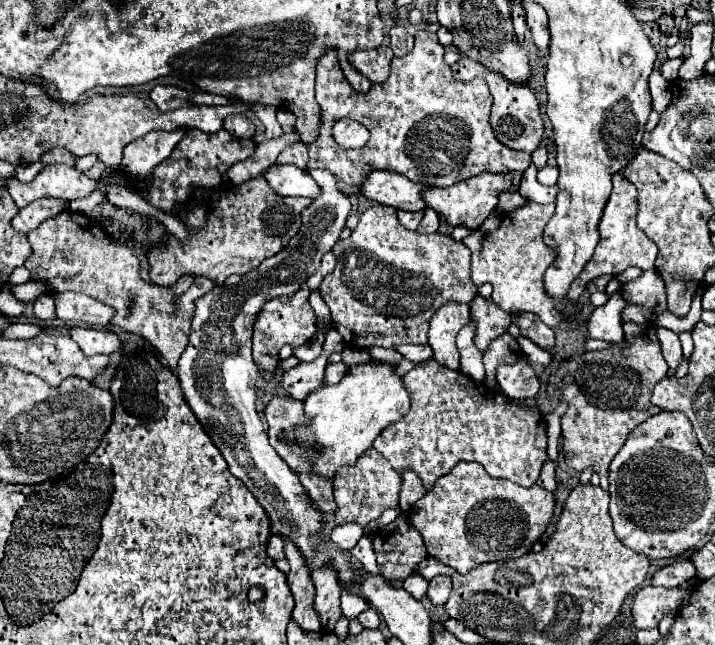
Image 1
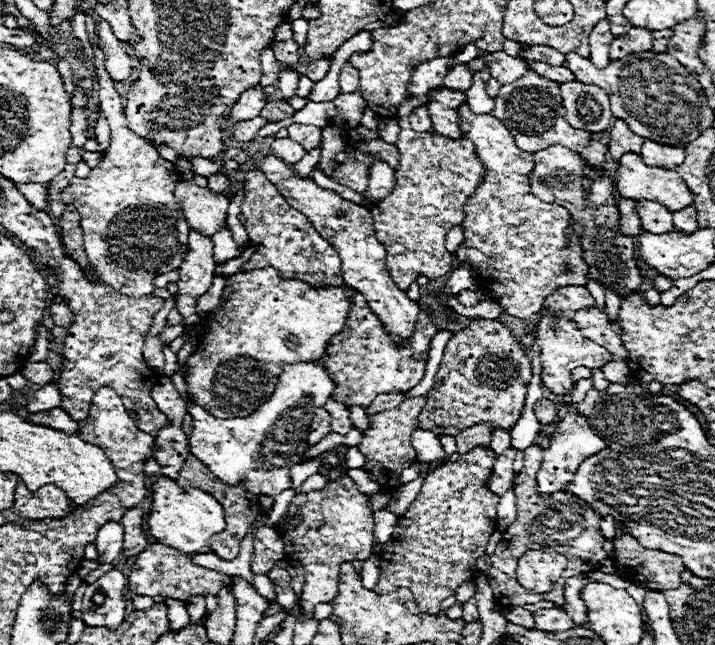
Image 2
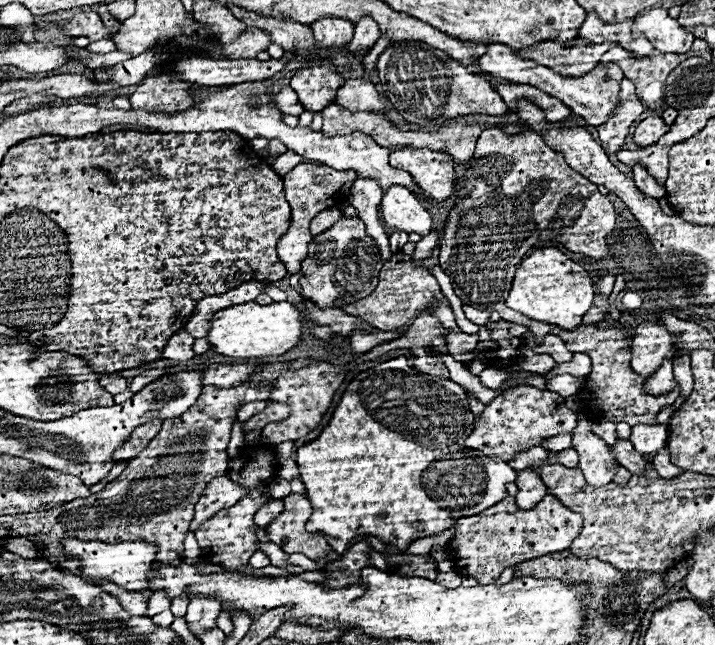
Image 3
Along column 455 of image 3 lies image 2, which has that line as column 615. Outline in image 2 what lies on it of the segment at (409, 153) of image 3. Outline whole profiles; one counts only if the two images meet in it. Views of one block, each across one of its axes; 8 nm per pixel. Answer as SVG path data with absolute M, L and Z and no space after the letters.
M624 154L618 162L618 174L614 180L614 188L616 194L622 198L632 198L632 200L660 200L660 204L664 204L666 208L672 208L672 212L686 208L688 204L694 202L692 192L688 190L688 186L684 184L684 180L680 180L680 176L674 170L666 170L666 168L658 168L658 166L646 166L640 158L640 154Z

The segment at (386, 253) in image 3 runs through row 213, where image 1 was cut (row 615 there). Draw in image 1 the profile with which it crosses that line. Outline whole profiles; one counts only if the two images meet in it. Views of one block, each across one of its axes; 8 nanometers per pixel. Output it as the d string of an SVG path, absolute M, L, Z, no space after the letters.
M374 608L364 610L364 612L358 616L358 620L360 620L360 624L362 624L364 628L378 628L378 624L380 624L380 616L376 614Z

